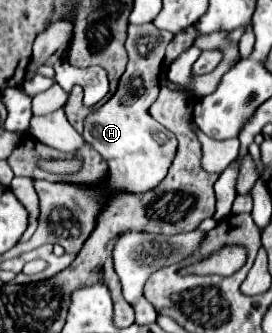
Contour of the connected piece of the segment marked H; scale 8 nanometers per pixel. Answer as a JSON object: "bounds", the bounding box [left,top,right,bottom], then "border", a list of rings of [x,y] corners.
{"bounds":[30,24,178,254],"border":[[[128,24],[128,38],[124,44],[128,52],[128,66],[112,98],[104,102],[100,108],[92,110],[92,114],[84,118],[82,136],[70,126],[70,122],[64,116],[62,106],[66,104],[68,96],[58,84],[54,84],[50,90],[38,94],[32,100],[32,112],[36,116],[30,120],[30,132],[36,140],[70,154],[76,154],[80,146],[90,142],[108,162],[108,176],[100,186],[72,186],[72,184],[52,184],[46,180],[34,180],[34,190],[40,198],[38,228],[34,232],[34,240],[38,242],[36,246],[48,244],[48,242],[60,244],[60,230],[62,230],[60,224],[64,224],[64,218],[68,218],[68,214],[72,216],[72,210],[42,210],[42,200],[72,200],[74,202],[76,214],[72,216],[72,238],[68,238],[68,246],[72,246],[72,254],[76,254],[80,246],[84,244],[84,240],[88,238],[88,234],[92,232],[94,214],[100,212],[100,206],[106,202],[108,194],[152,190],[152,186],[158,186],[158,182],[162,182],[162,178],[166,176],[174,160],[178,142],[170,130],[166,130],[148,114],[148,108],[158,98],[158,90],[160,90],[158,80],[162,72],[164,50],[170,40],[172,40],[172,34],[160,32],[152,24],[140,24],[140,26]]]}

